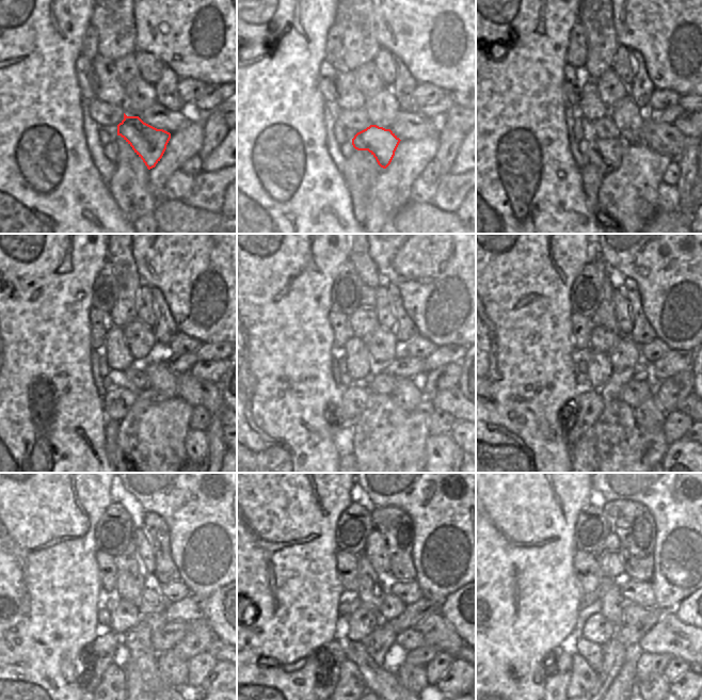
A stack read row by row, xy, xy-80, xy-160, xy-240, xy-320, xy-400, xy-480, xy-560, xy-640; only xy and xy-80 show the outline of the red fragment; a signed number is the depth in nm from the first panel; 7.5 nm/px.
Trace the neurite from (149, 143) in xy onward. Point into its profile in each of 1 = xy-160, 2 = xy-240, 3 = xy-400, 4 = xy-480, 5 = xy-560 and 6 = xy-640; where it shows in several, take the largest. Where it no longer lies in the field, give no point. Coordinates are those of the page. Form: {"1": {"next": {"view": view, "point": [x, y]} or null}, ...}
{"1": {"next": {"view": "xy-160", "point": [605, 155]}}, "2": {"next": {"view": "xy-240", "point": [117, 401]}}, "3": {"next": {"view": "xy-400", "point": [588, 406]}}, "4": {"next": {"view": "xy-480", "point": [105, 646]}}, "5": {"next": {"view": "xy-560", "point": [324, 687]}}, "6": {"next": {"view": "xy-640", "point": [556, 687]}}}

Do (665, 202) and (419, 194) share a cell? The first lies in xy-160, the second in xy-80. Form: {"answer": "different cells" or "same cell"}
{"answer": "same cell"}

